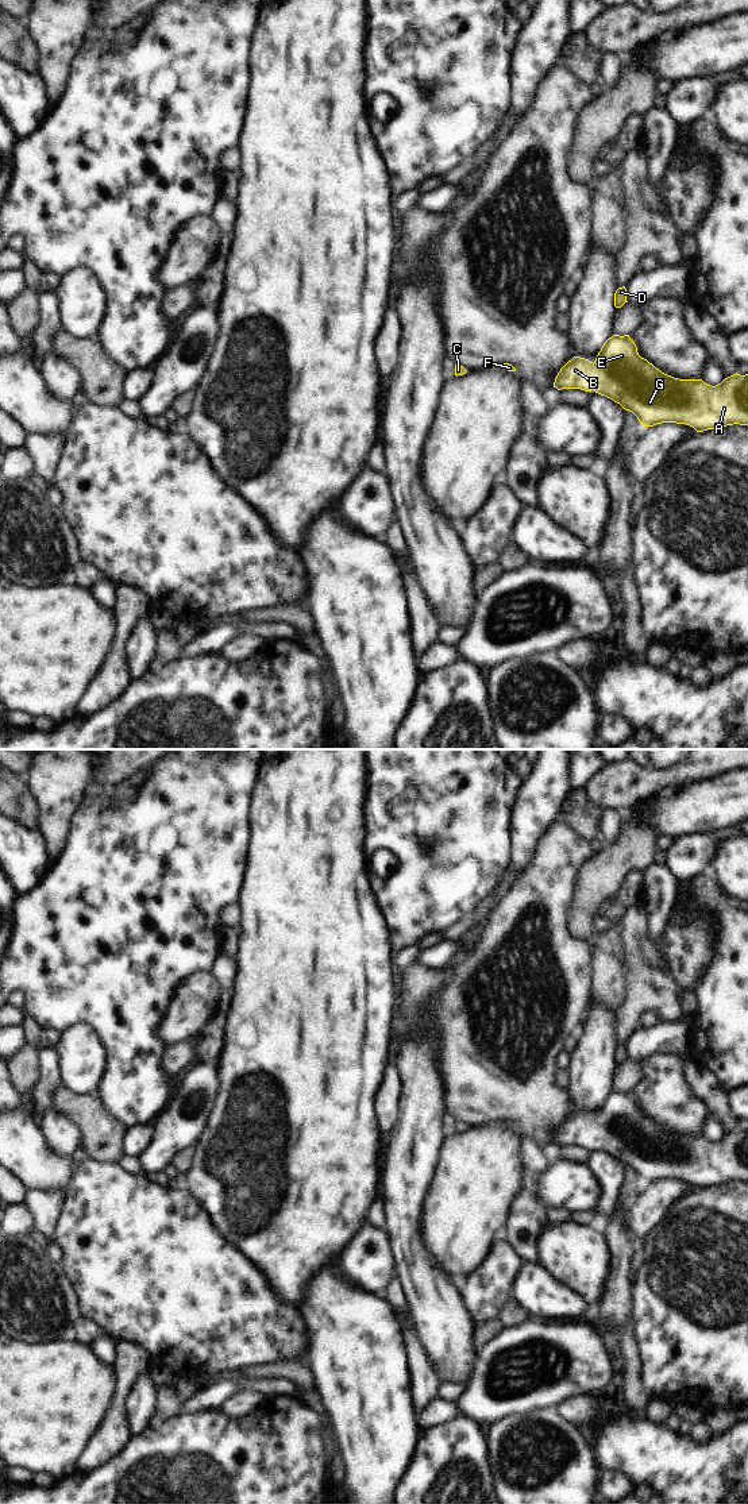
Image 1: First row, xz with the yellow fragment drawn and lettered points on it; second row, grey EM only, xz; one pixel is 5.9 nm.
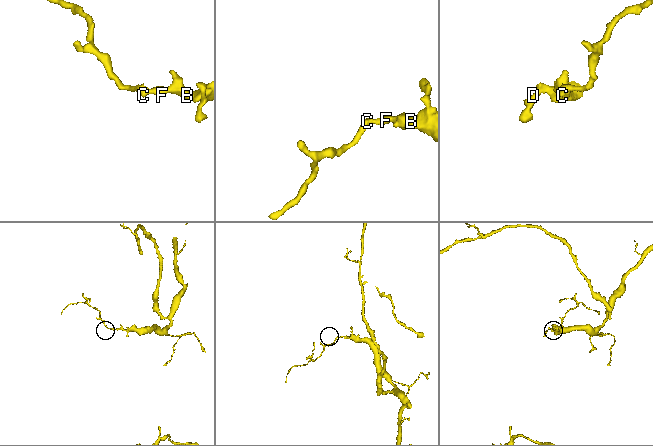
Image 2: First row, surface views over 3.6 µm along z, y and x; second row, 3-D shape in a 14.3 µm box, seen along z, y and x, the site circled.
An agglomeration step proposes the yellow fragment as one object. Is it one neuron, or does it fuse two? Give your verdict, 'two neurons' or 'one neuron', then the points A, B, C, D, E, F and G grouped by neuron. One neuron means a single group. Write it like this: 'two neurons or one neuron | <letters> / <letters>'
one neuron | A B C D E F G

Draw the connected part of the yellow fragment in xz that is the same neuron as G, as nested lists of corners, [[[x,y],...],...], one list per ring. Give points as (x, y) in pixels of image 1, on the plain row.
[[[629,1091],[609,1094],[594,1118],[574,1112],[558,1129],[554,1144],[594,1146],[632,1168],[643,1183],[676,1179],[703,1188],[733,1180],[748,1181],[748,1130],[736,1129],[716,1142],[702,1135],[674,1134],[641,1114]]]

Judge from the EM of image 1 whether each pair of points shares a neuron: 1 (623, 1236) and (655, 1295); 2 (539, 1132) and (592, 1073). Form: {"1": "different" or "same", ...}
{"1": "different", "2": "different"}

